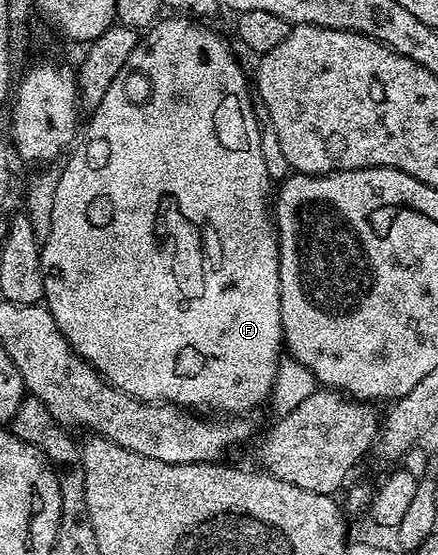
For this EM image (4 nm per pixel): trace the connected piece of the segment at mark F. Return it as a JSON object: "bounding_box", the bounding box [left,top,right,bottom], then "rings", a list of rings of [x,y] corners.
{"bounding_box":[39,17,285,417],"rings":[[[171,17],[175,19],[160,18],[155,26],[150,28],[140,38],[139,43],[133,49],[129,61],[121,65],[121,73],[113,77],[113,85],[101,97],[101,105],[97,105],[95,111],[90,112],[88,121],[85,123],[85,130],[81,138],[74,144],[73,150],[66,156],[67,164],[59,171],[57,181],[57,194],[53,196],[53,225],[49,229],[46,239],[42,240],[39,260],[43,270],[43,298],[45,306],[51,312],[53,321],[57,321],[57,329],[69,341],[71,348],[87,360],[107,382],[112,383],[118,391],[123,391],[142,403],[173,403],[176,407],[184,409],[191,407],[207,406],[215,413],[226,413],[231,417],[239,417],[243,411],[251,411],[254,407],[259,407],[268,402],[271,394],[271,386],[275,384],[275,374],[281,362],[281,354],[285,344],[283,341],[283,326],[281,325],[281,281],[279,280],[279,236],[275,234],[275,221],[273,218],[273,180],[265,169],[265,160],[261,157],[261,133],[257,125],[257,117],[251,108],[253,98],[252,92],[247,92],[249,87],[249,75],[239,68],[239,63],[235,60],[235,55],[231,52],[231,47],[214,31],[211,27],[206,27],[206,22],[192,21],[187,17]]]}

